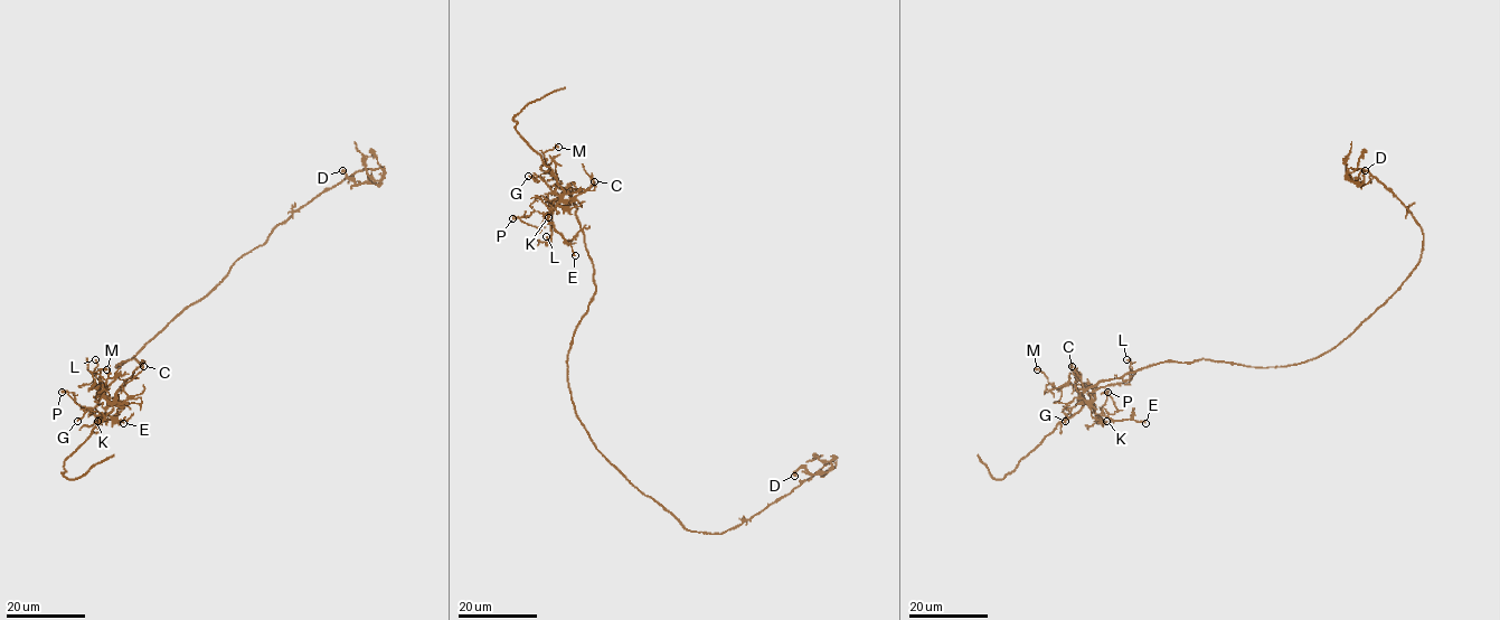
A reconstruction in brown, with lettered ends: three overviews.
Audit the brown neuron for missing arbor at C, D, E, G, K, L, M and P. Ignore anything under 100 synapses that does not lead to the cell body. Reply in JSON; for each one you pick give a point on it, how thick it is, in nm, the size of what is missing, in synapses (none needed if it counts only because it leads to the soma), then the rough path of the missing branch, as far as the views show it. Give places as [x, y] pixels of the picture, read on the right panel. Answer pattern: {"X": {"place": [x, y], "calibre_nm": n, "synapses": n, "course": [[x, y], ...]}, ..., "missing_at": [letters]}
{"missing_at": []}

